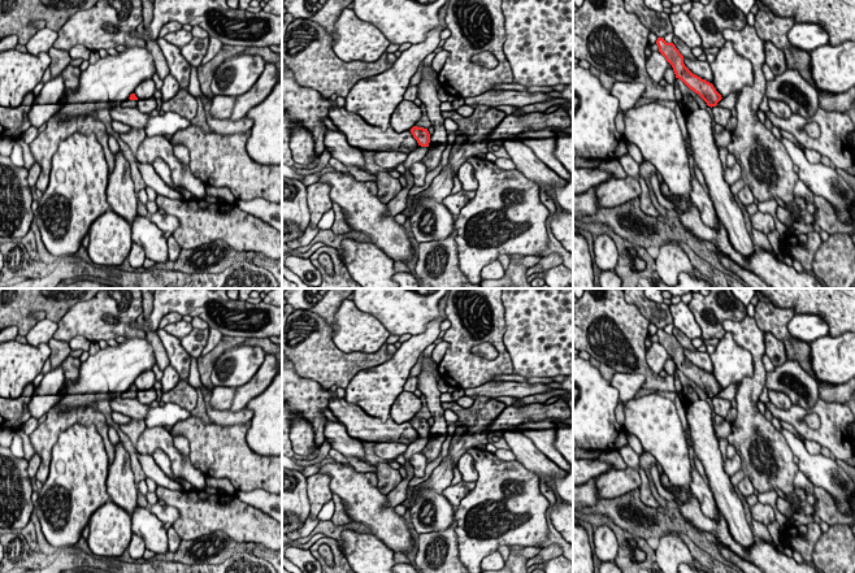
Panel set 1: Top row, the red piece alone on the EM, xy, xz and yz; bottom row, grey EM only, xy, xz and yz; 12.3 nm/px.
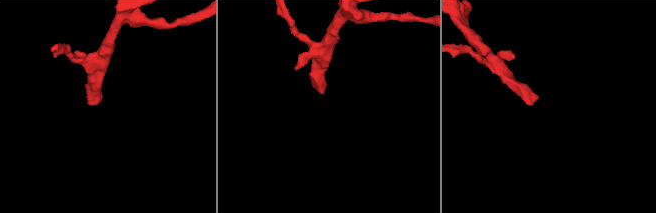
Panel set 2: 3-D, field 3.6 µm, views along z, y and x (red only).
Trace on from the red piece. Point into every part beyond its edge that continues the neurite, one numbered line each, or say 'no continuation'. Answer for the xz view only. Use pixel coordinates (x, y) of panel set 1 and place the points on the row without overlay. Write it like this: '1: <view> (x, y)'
1: xz (396, 496)

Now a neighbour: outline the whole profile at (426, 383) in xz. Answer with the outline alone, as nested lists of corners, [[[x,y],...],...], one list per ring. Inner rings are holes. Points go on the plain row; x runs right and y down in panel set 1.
[[[425,356],[422,357],[421,372],[417,376],[417,388],[426,398],[426,405],[434,418],[434,424],[430,426],[430,434],[437,434],[437,438],[431,438],[428,442],[428,451],[425,452],[426,461],[434,461],[440,451],[448,425],[444,420],[444,409],[440,403],[440,391],[437,386],[438,370],[434,368],[435,363],[429,361]]]

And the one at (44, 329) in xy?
[[[43,318],[38,321],[26,335],[27,344],[36,347],[42,343],[48,343],[53,338],[57,327],[58,325],[51,320]]]

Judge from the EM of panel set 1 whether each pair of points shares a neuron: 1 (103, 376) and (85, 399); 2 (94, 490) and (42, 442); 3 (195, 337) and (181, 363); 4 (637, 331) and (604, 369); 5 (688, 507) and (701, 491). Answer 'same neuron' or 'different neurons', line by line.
1: same neuron
2: different neurons
3: different neurons
4: different neurons
5: different neurons

